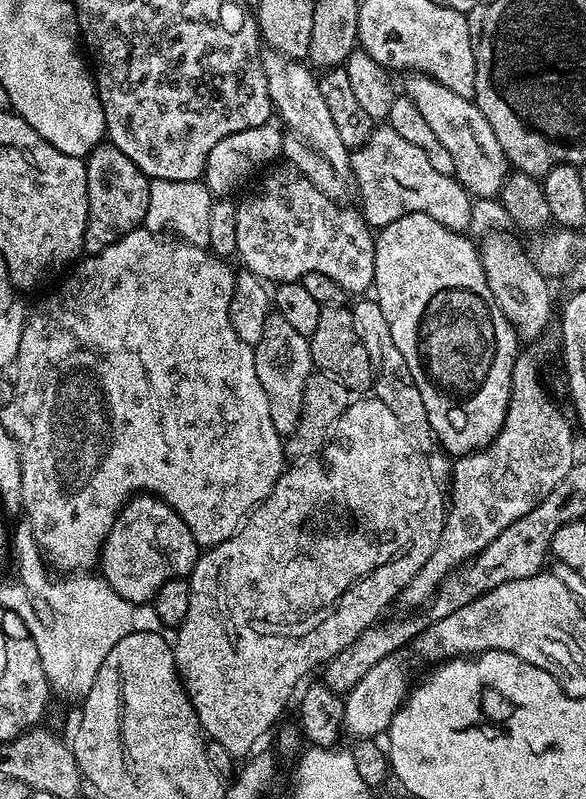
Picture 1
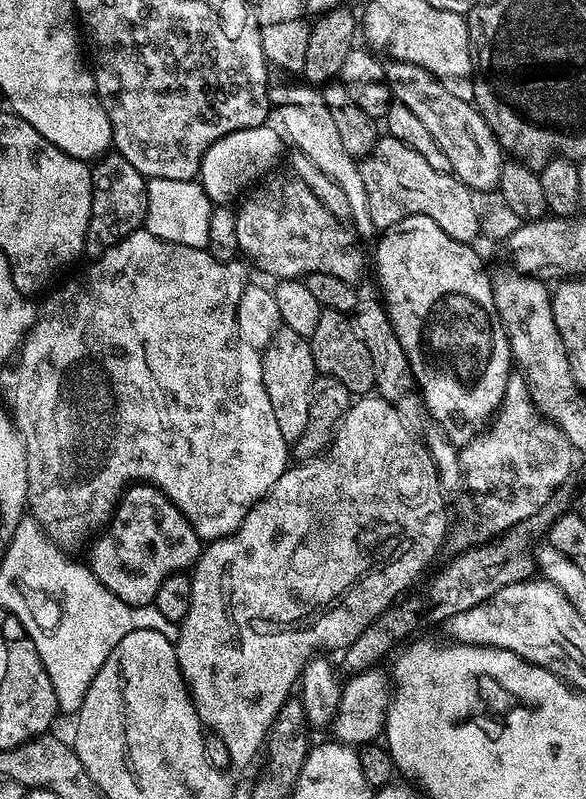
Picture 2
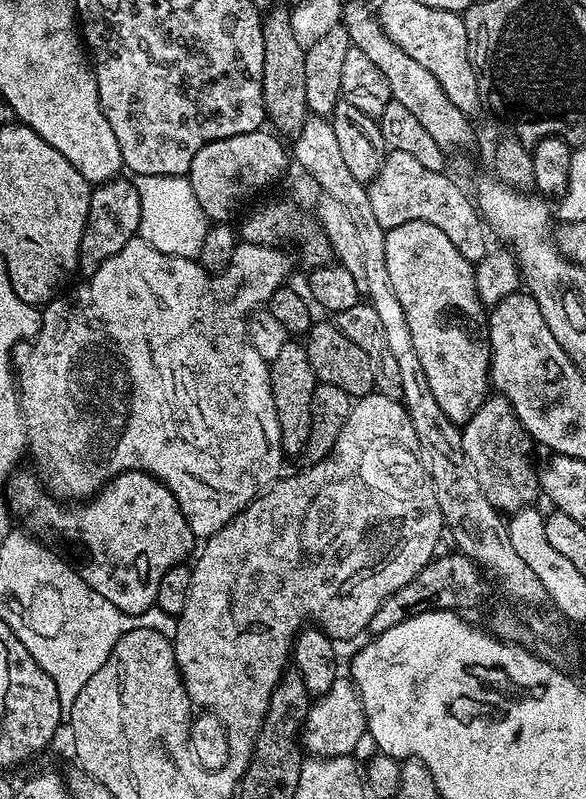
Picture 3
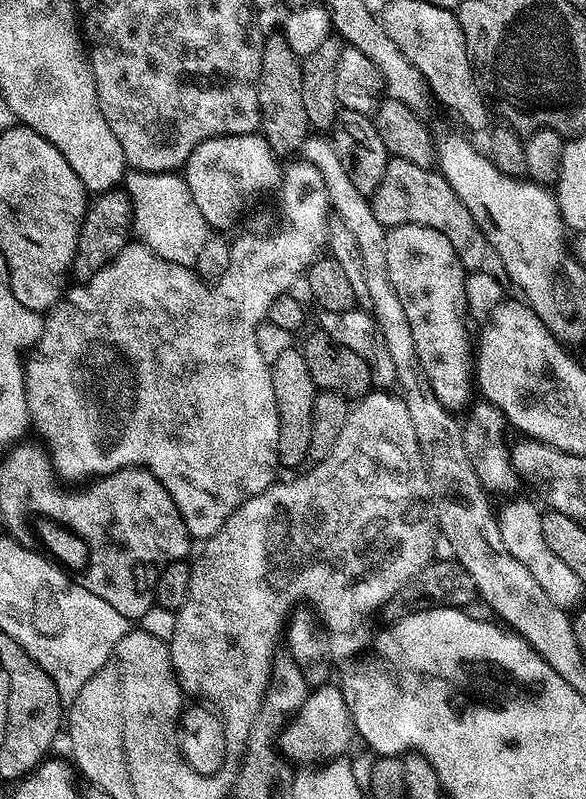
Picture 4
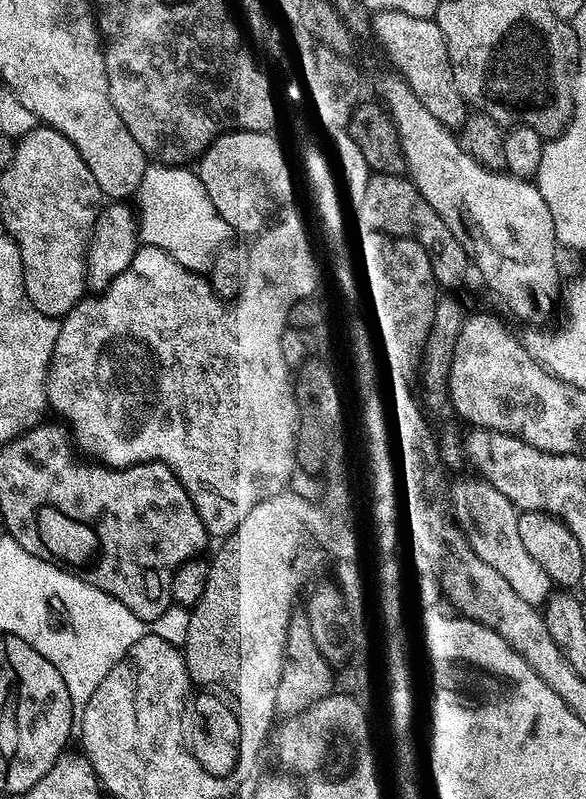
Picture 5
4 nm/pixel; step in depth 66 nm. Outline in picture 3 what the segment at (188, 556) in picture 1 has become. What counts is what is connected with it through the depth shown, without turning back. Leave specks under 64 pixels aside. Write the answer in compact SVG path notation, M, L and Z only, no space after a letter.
M17 470L8 477L6 481L6 487L8 487L8 493L6 493L6 499L8 501L8 511L13 517L16 516L21 520L23 527L30 530L33 537L39 538L41 541L47 542L49 545L56 546L56 543L73 544L76 547L76 556L84 563L84 568L79 569L80 576L88 583L95 592L102 594L102 598L106 598L106 602L110 602L114 606L118 606L118 610L122 610L126 614L131 616L140 616L145 612L147 608L153 607L156 603L156 595L158 594L158 582L162 582L162 574L166 574L166 570L170 570L176 564L185 563L193 555L192 543L194 543L194 537L190 526L186 522L186 518L182 514L182 510L178 506L178 502L174 498L174 494L166 485L155 476L151 476L149 472L123 472L118 474L114 479L109 480L95 496L83 501L83 502L61 502L44 487L39 475L35 471L23 472L23 470Z

